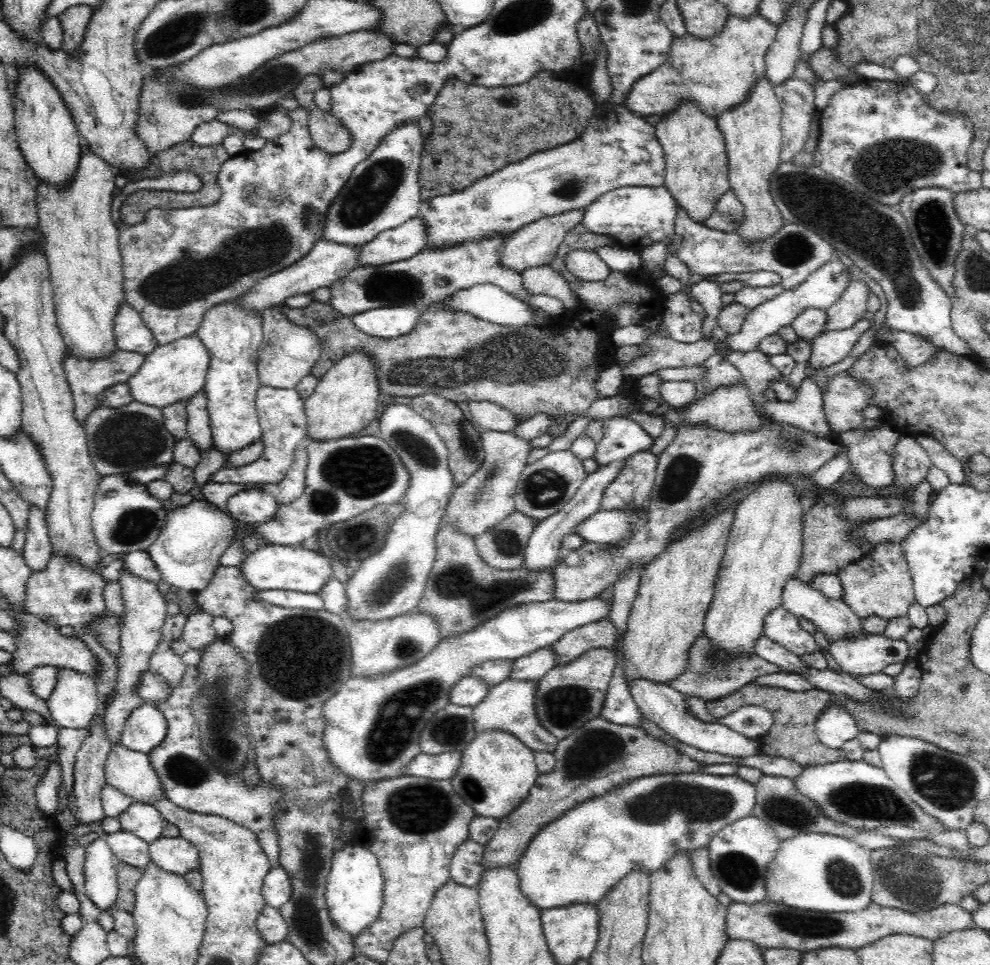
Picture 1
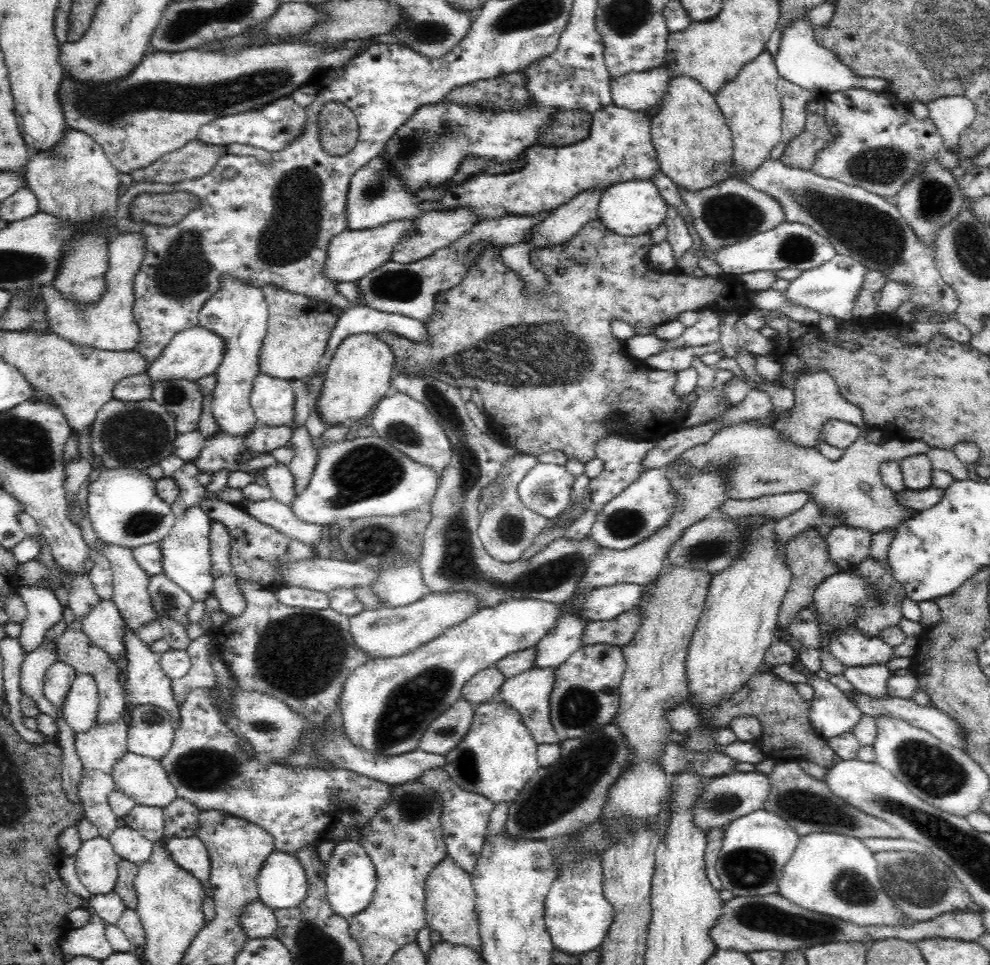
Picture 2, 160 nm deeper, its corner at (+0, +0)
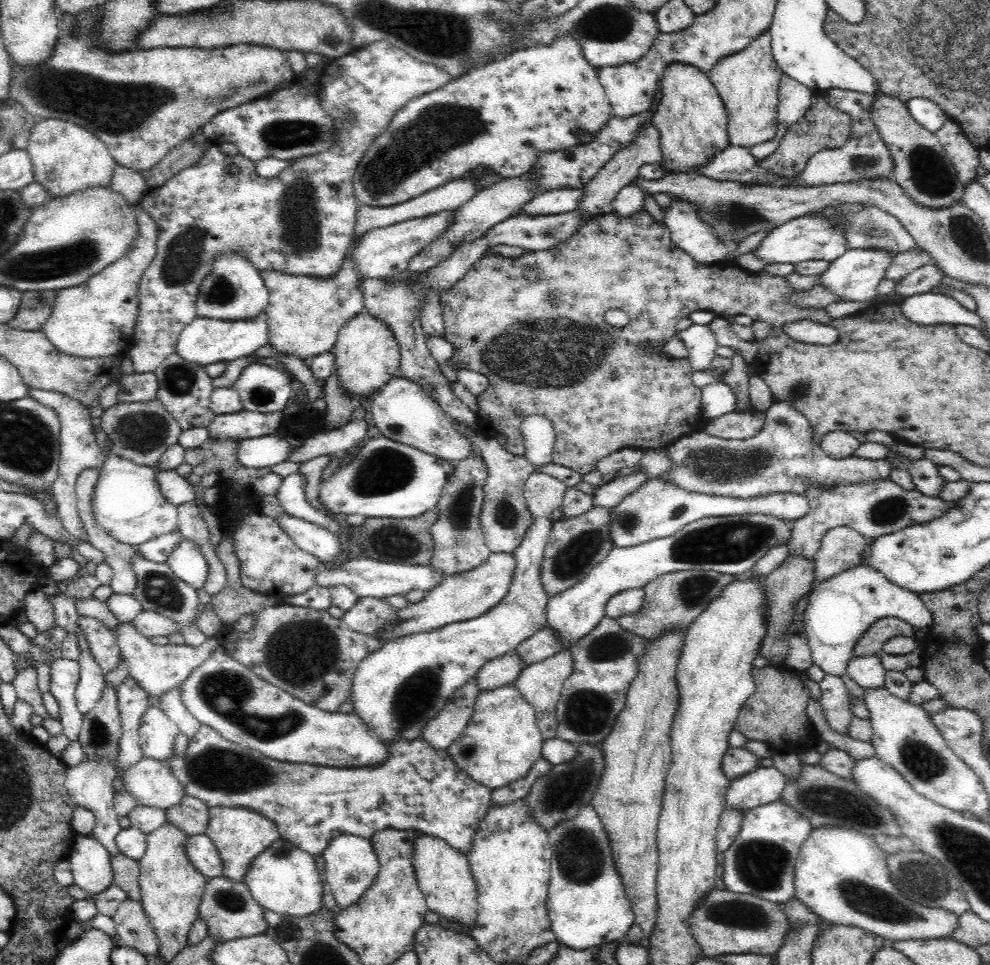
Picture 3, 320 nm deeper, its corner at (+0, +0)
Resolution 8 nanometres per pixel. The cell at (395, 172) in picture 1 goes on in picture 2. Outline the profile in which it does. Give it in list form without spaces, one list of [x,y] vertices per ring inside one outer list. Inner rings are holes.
[[[383,156],[372,158],[352,177],[346,207],[349,230],[376,229],[376,226],[386,222],[412,219],[420,215],[418,202],[399,184],[395,176],[391,176],[388,162]]]

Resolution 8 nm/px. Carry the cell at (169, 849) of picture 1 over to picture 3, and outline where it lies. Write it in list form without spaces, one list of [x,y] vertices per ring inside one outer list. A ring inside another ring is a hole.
[[[205,832],[188,837],[185,849],[188,860],[207,879],[223,876],[224,865],[220,853]]]

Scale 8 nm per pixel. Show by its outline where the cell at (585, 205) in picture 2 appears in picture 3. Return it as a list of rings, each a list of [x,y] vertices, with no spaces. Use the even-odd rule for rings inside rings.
[[[650,115],[640,122],[640,126],[636,128],[634,138],[628,142],[628,146],[624,146],[622,150],[618,150],[614,157],[609,162],[600,168],[596,177],[586,186],[584,192],[584,200],[580,204],[579,212],[584,214],[584,217],[596,217],[608,210],[611,203],[615,200],[618,192],[629,186],[634,178],[638,177],[639,169],[644,164],[658,164],[665,171],[665,176],[670,174],[670,169],[664,165],[664,157],[662,157],[662,149],[660,142],[660,133],[654,124],[653,117]]]

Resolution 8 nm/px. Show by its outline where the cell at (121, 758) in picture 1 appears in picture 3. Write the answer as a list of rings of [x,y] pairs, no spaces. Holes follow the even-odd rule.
[[[144,757],[140,762],[131,766],[130,770],[124,774],[124,787],[136,799],[138,805],[162,810],[178,804],[185,795],[185,790],[174,777],[168,761],[157,761],[148,757]]]

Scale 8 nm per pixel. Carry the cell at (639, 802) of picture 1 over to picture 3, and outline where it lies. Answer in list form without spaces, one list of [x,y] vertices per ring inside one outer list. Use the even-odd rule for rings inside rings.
[[[773,765],[769,768],[760,767],[731,782],[725,796],[725,806],[734,810],[749,811],[770,804],[781,798],[786,784],[786,776]]]

